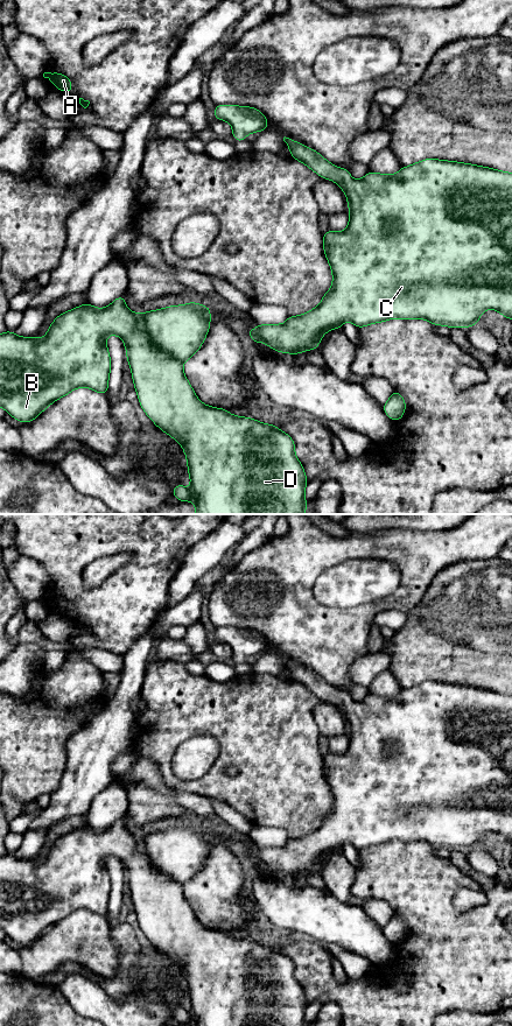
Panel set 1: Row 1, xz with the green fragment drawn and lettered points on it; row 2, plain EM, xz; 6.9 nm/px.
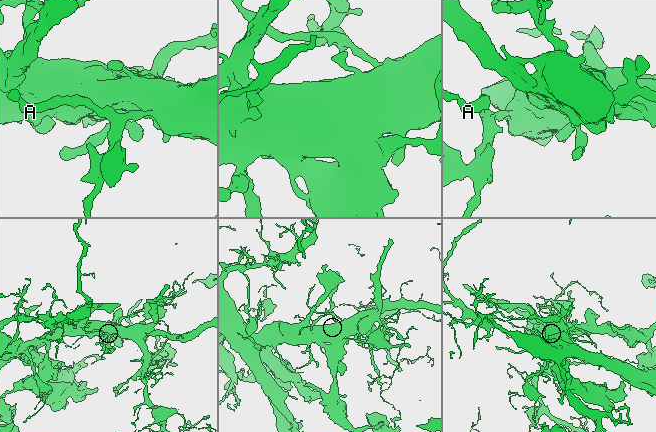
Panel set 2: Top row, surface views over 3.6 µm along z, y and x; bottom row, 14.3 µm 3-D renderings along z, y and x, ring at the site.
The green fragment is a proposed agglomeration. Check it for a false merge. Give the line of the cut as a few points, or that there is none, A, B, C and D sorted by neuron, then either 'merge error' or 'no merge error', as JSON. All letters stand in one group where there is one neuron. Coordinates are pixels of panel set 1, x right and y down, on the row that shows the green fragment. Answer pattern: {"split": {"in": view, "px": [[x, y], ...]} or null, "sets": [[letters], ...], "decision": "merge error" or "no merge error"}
{"split": null, "sets": [["A", "B", "C", "D"]], "decision": "no merge error"}

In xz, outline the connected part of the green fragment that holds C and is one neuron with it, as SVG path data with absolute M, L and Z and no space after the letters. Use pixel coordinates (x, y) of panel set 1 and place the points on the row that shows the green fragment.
M286 136L283 141L290 149L293 159L304 163L322 178L331 180L342 188L344 195L348 197L350 217L344 232L329 230L323 234L323 250L332 270L332 286L330 290L323 295L321 303L313 310L300 316L295 317L288 315L285 324L257 324L254 330L247 329L247 335L253 339L255 345L262 342L275 351L296 356L300 352L316 350L323 335L332 329L341 329L344 322L352 322L359 329L392 318L422 318L434 325L467 329L471 325L476 325L481 315L488 309L498 310L504 318L512 319L512 173L470 163L426 159L408 167L402 167L393 175L369 171L362 180L352 180L348 169L334 166L316 150Z

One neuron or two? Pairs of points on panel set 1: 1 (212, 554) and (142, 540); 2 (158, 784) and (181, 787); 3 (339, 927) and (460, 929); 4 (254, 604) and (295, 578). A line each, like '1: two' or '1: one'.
1: two
2: two
3: two
4: one

